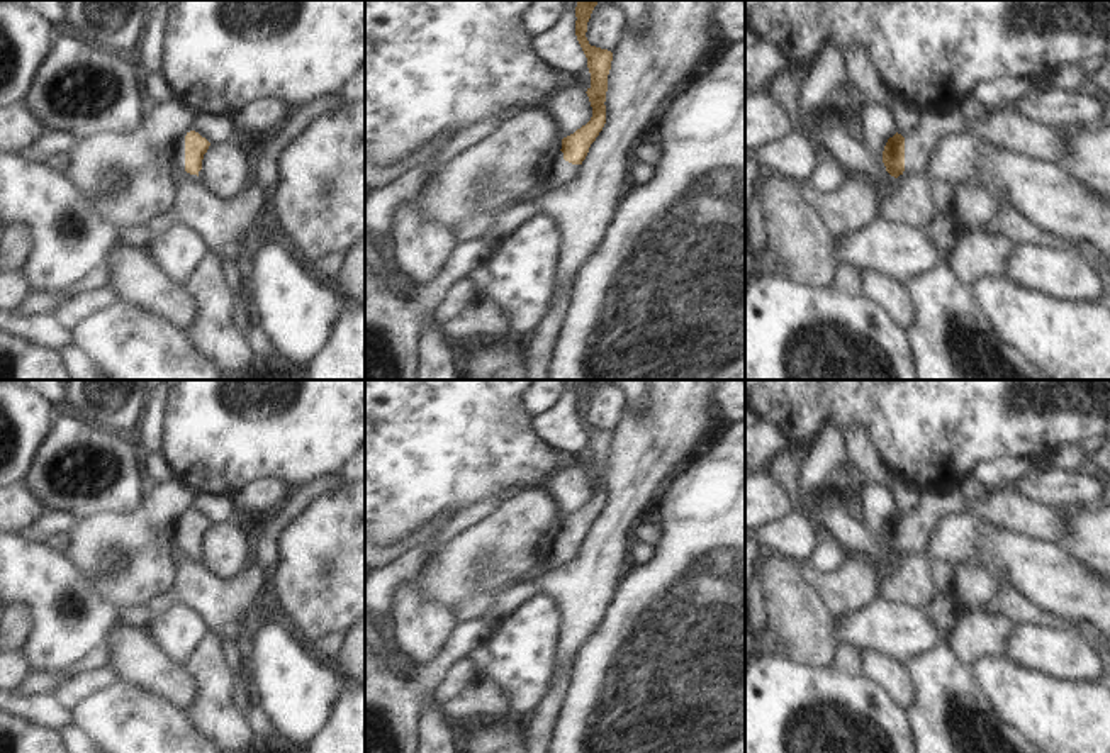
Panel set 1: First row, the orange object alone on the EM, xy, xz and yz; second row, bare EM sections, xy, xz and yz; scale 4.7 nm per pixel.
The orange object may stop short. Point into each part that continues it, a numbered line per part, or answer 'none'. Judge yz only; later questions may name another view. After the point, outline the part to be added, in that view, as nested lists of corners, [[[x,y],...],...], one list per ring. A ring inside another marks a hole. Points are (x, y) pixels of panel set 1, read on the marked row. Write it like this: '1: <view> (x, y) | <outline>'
1: yz (1014, 131) | [[[956,109],[947,114],[922,114],[917,127],[905,136],[905,171],[923,175],[939,141],[966,129],[978,131],[1005,151],[1023,154],[1035,161],[1057,163],[1064,153],[1064,136],[1059,129],[1040,124],[1018,110],[1001,109],[989,114],[988,122],[969,122]]]

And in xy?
1: xy (179, 146) | [[[185,136],[177,137],[173,142],[173,168],[178,175],[185,171]]]

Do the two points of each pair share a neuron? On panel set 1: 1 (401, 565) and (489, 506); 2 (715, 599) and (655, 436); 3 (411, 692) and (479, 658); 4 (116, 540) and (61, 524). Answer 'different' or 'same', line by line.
1: same
2: different
3: different
4: different

